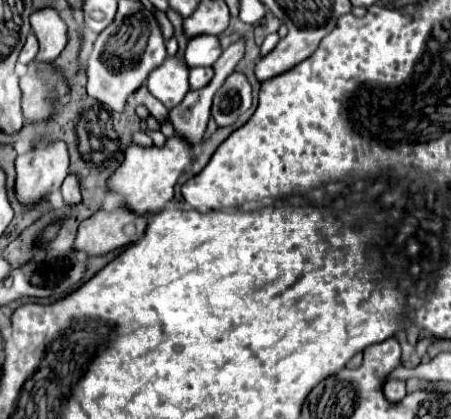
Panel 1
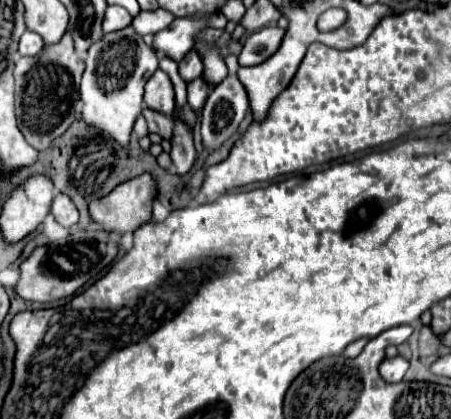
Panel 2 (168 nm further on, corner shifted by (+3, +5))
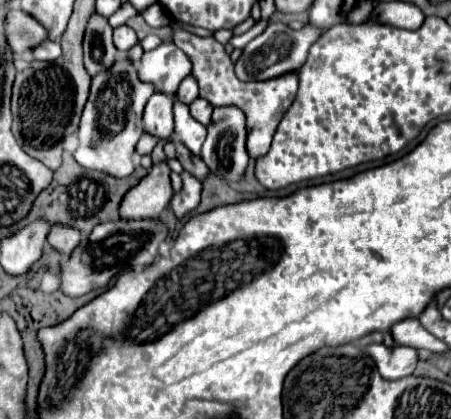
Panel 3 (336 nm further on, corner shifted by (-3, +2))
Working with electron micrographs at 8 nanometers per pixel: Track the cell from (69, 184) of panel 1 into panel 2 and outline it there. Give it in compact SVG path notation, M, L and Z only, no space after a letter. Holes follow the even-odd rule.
M58 193L54 197L54 203L52 203L52 215L54 219L62 225L62 227L74 227L78 223L78 209L74 205L74 201L64 195L64 193Z

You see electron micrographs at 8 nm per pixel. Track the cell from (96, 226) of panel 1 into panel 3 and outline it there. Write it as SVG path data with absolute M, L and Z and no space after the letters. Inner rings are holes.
M166 162L154 164L148 174L134 186L120 204L120 216L130 220L144 220L144 218L158 218L160 212L172 200L172 186L170 186L170 168Z

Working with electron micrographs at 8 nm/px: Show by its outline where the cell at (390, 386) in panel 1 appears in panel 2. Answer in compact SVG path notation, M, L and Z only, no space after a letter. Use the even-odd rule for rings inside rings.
M400 355L394 359L384 359L384 363L380 365L380 375L388 383L400 383L406 371L408 371L408 361Z

